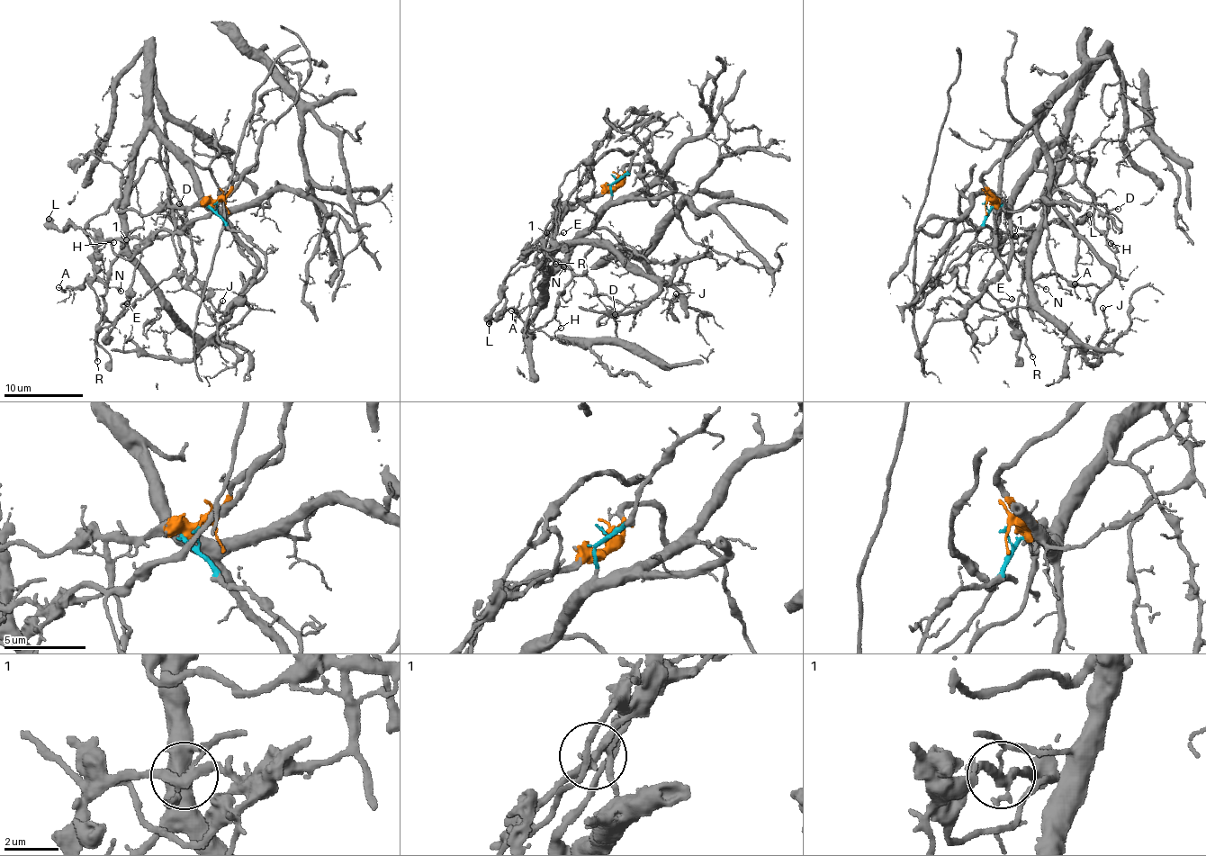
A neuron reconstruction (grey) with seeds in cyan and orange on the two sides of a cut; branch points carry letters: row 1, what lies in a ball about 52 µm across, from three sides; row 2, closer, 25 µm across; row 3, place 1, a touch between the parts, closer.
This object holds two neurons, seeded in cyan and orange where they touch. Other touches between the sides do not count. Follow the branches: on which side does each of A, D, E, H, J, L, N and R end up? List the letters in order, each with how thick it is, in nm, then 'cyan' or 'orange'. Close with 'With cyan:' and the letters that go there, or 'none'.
A: 110 nm thick; cyan
D: 150 nm thick; cyan
E: 150 nm thick; orange
H: 90 nm thick; cyan
J: 220 nm thick; cyan
L: 600 nm thick; orange
N: 110 nm thick; cyan
R: 150 nm thick; orange
With cyan: A, D, H, J, N

